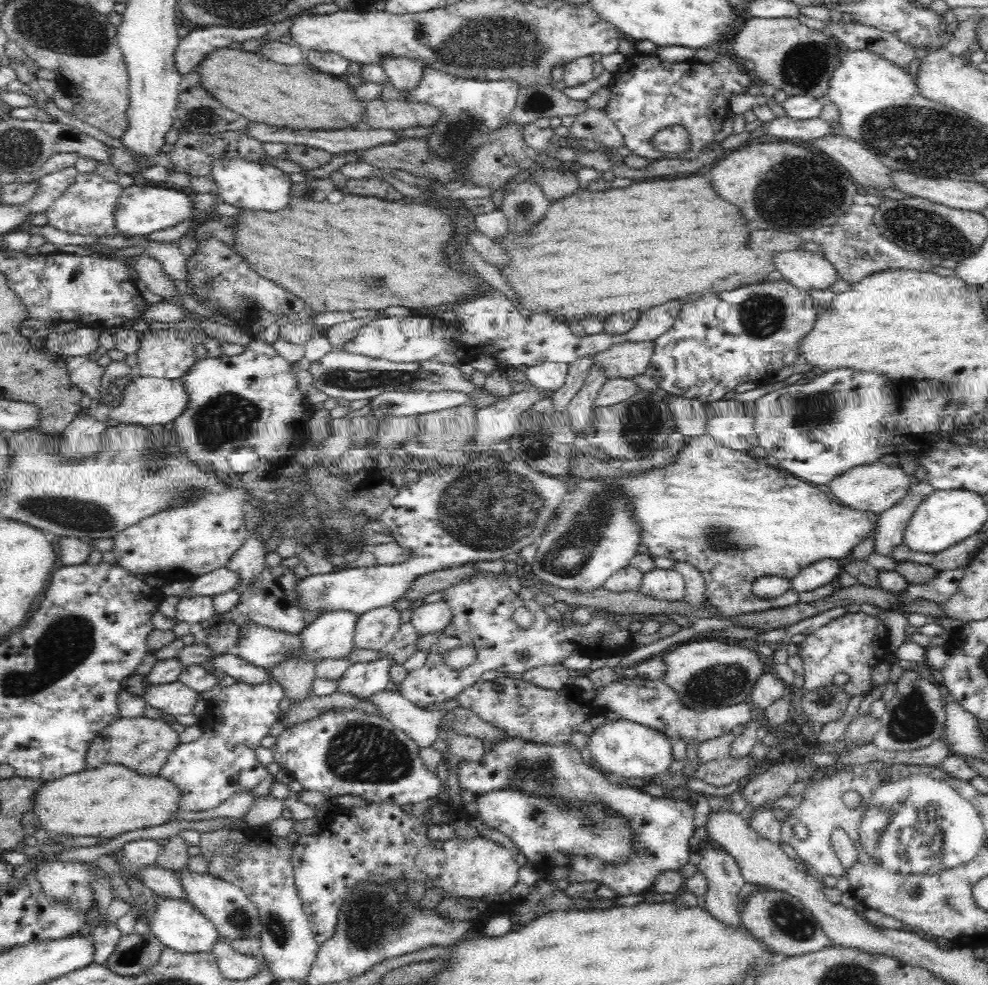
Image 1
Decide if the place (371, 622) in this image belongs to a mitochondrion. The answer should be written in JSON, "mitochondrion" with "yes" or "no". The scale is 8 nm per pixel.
{"mitochondrion":"no"}

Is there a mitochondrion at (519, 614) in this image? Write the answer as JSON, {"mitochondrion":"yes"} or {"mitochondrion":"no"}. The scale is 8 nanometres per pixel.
{"mitochondrion":"no"}

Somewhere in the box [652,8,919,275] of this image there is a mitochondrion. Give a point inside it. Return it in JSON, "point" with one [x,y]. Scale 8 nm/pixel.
{"point":[797,190]}

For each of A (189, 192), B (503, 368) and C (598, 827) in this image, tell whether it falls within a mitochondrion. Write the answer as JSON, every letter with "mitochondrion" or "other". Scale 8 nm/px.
{"A":"other","B":"other","C":"mitochondrion"}

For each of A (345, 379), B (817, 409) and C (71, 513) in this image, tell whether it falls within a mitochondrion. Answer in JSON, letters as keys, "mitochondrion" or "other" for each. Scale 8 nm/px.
{"A":"mitochondrion","B":"mitochondrion","C":"mitochondrion"}

